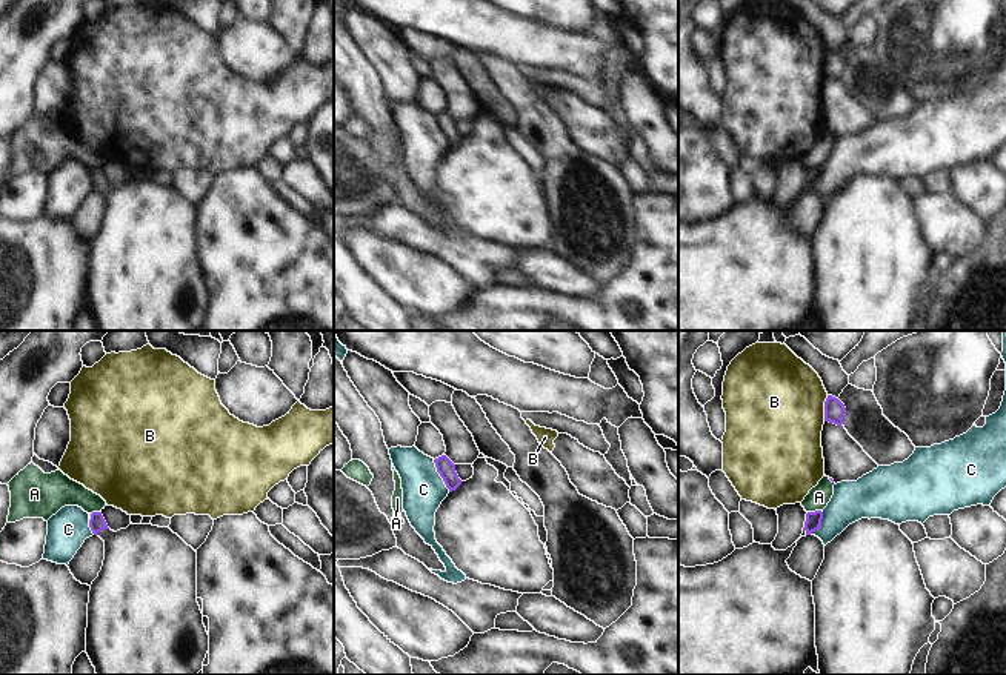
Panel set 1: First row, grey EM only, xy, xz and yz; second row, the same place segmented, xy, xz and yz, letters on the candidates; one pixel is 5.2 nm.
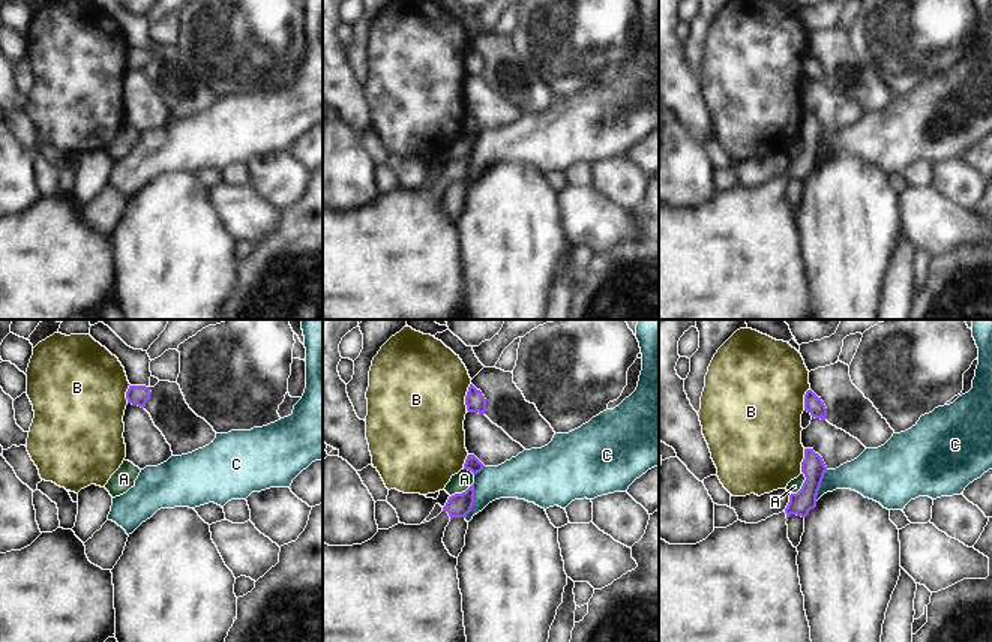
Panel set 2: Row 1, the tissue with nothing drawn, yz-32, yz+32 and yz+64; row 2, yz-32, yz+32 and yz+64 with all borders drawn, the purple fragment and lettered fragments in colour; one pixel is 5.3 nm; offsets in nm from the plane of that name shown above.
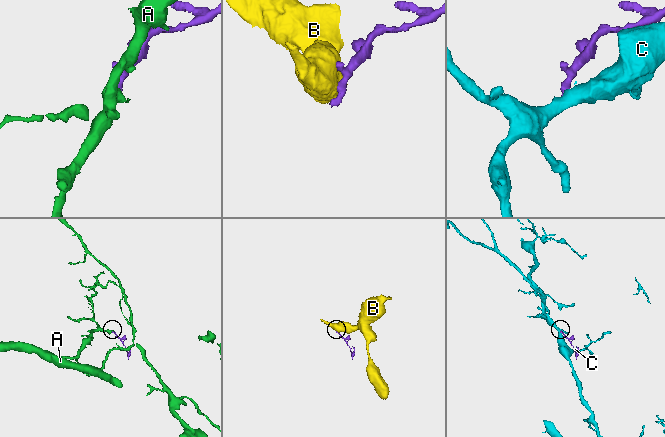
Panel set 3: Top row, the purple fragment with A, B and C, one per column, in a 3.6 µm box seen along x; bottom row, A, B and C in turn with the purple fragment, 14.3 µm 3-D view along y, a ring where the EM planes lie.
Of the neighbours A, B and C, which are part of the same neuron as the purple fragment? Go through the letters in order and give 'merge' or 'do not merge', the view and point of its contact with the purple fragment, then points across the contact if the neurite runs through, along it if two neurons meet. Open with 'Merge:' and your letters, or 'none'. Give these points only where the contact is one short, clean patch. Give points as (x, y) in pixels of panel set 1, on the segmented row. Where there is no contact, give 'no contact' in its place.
Merge: none
A: do not merge; meets purple in yz at (816, 511); border along yz (820, 509), (808, 512)
B: do not merge; meets purple in yz at (825, 408)
C: do not merge; meets purple in xz at (440, 475); border along xz (433, 460), (449, 491)

